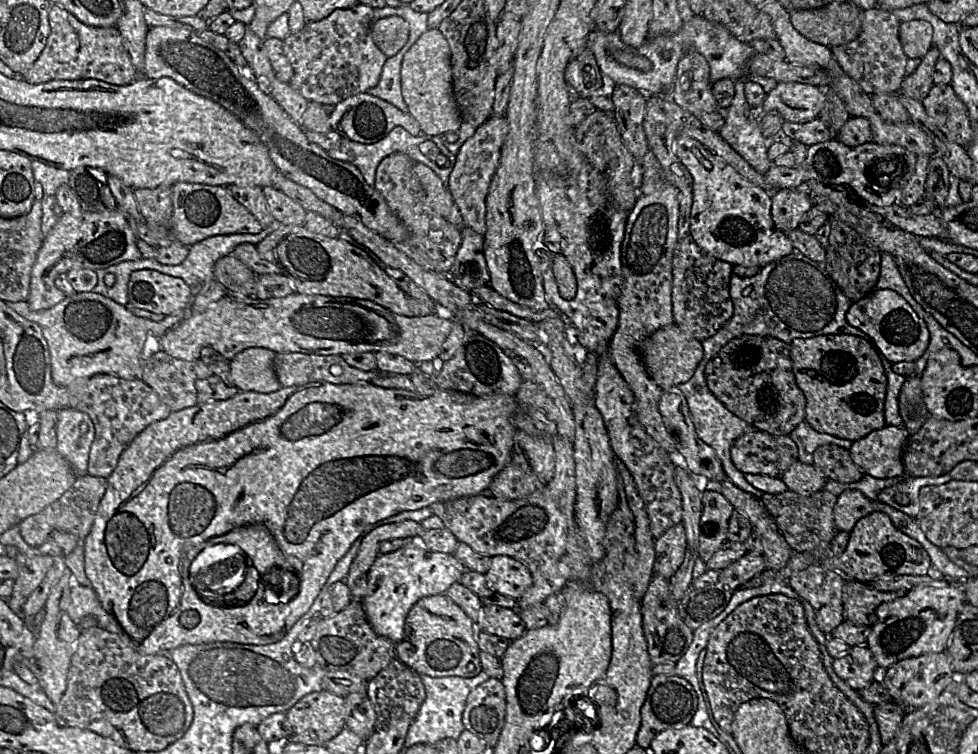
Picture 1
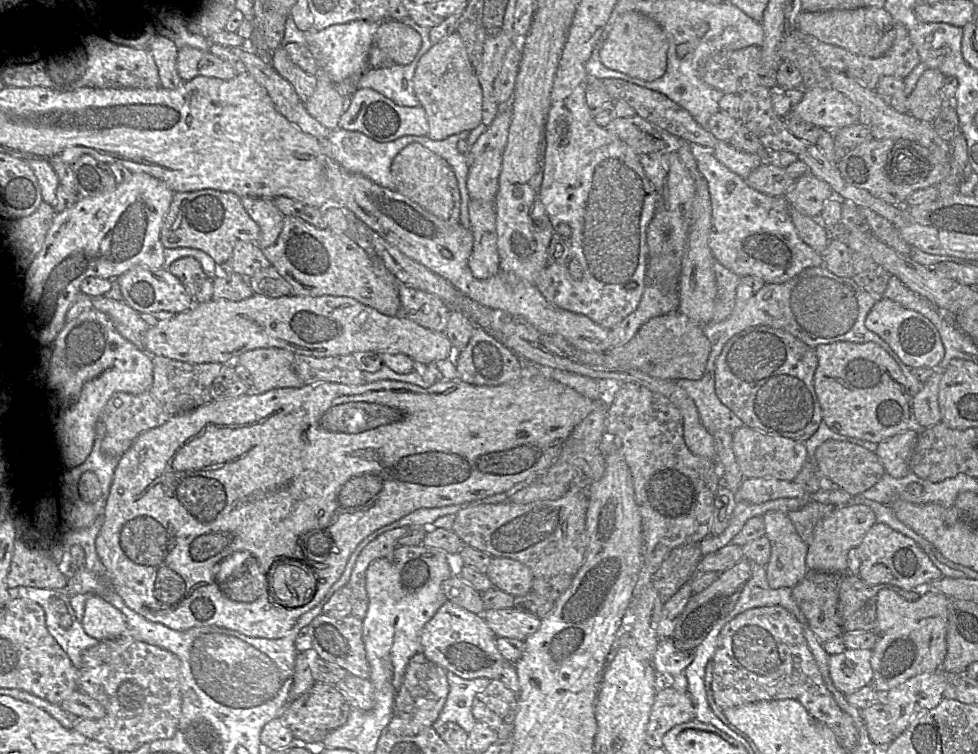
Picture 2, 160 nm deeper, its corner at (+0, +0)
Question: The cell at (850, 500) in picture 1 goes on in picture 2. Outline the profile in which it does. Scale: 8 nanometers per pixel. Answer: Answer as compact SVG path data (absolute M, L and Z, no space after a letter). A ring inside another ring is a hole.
M865 505L837 507L830 515L821 520L808 545L806 566L808 569L847 574L847 554L856 548L871 526L876 523L874 512Z

